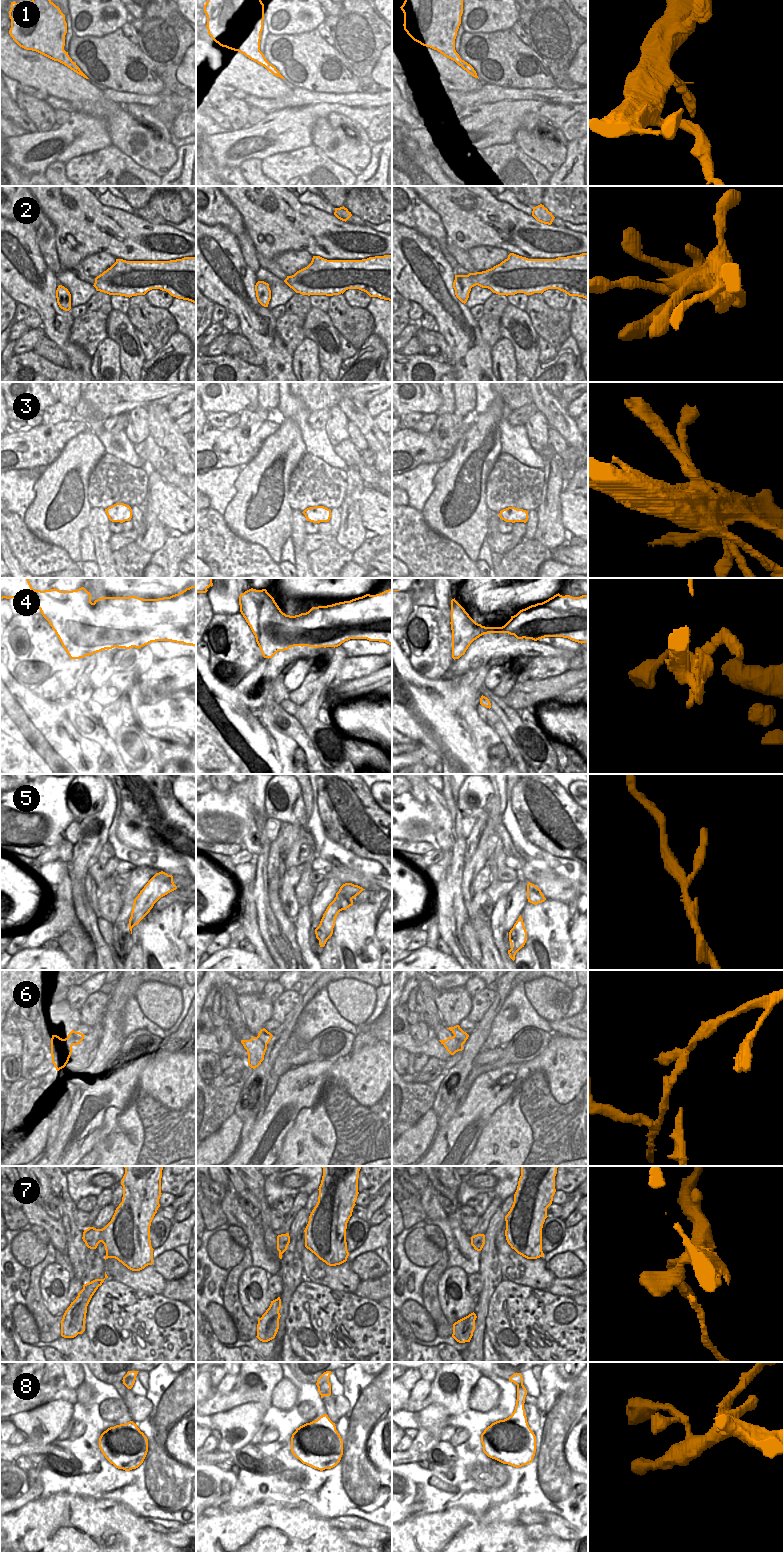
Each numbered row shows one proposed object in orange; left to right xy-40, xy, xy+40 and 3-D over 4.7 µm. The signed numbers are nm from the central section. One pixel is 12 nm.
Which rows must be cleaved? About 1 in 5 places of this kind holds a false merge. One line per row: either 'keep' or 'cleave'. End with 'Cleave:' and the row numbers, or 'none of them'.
1: keep
2: keep
3: keep
4: keep
5: cleave
6: cleave
7: keep
8: keep
Cleave: 5, 6

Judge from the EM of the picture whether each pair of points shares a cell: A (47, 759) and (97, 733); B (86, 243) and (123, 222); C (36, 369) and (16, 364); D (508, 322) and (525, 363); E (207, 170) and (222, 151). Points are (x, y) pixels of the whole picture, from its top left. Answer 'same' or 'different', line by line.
A: different
B: same
C: same
D: same
E: different

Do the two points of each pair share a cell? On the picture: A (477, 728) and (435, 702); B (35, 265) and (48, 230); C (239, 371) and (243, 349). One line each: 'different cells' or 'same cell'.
A: same cell
B: different cells
C: different cells

